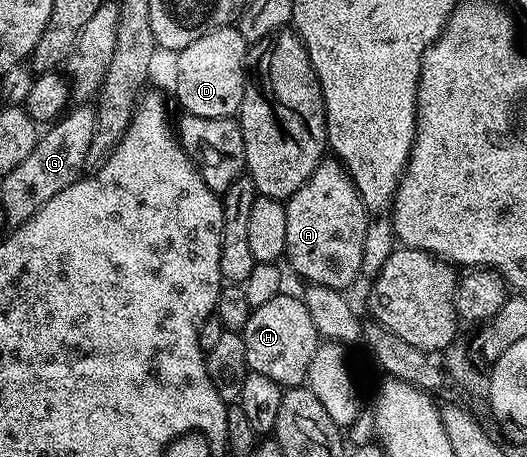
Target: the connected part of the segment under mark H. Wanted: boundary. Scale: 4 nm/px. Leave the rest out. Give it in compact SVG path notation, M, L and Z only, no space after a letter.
M281 294L270 298L266 306L251 309L242 329L249 372L274 378L281 388L299 388L308 379L311 360L318 347L318 335L310 312L299 295Z

